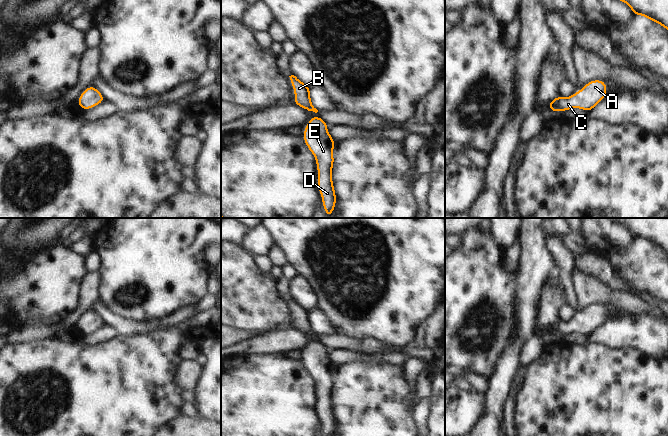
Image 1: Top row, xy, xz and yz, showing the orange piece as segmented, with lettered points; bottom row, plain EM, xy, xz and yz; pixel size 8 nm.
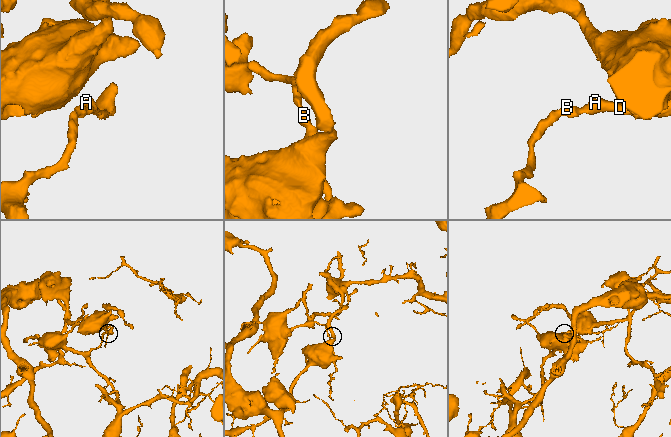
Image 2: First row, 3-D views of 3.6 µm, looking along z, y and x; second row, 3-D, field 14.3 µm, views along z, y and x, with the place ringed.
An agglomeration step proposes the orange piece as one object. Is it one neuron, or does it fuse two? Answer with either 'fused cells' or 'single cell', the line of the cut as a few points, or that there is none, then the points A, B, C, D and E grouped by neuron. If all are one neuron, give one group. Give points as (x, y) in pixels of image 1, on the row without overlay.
single cell; no cut; A B C D E

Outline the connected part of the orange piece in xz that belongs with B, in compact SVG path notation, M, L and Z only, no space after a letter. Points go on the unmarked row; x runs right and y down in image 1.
M291 299L289 301L291 304L294 316L295 316L294 328L308 335L313 335L317 337L318 334L312 329L311 324L310 324L310 311L302 307L294 299Z

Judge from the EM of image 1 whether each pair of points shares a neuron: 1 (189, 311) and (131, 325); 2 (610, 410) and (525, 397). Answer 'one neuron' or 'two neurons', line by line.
1: one neuron
2: one neuron

